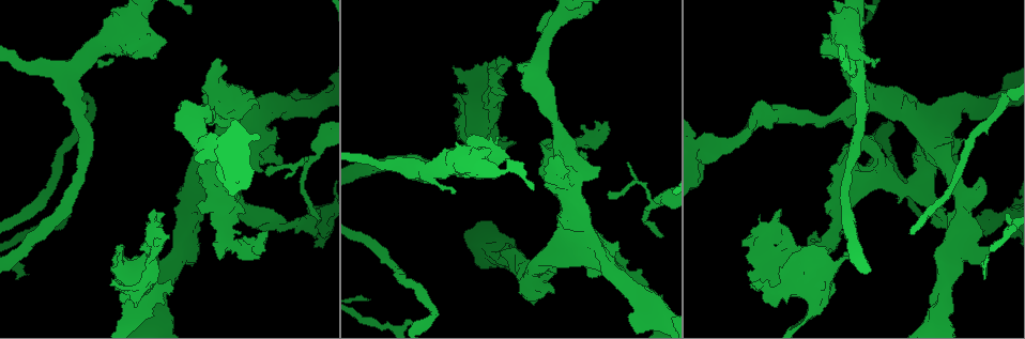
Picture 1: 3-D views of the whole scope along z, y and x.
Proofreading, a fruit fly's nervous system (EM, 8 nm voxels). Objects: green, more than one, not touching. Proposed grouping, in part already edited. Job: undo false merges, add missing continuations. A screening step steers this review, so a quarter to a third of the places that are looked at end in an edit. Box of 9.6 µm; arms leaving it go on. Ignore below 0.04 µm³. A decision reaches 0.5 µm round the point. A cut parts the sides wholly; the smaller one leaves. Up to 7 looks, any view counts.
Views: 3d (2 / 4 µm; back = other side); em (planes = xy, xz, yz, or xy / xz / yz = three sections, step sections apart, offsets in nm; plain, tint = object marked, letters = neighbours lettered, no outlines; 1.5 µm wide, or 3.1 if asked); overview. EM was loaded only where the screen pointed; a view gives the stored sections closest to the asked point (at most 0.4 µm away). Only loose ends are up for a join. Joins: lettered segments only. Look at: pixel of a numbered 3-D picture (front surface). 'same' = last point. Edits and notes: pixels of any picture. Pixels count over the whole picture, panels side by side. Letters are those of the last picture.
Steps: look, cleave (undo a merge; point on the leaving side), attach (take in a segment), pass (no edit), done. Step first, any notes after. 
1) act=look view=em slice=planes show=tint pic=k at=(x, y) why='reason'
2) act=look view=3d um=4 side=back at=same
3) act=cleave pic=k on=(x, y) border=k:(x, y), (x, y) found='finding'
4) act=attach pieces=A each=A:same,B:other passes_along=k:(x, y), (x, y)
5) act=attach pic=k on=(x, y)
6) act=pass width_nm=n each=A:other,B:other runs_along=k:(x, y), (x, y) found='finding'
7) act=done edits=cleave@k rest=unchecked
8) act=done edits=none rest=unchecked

act=look view=3d um=4 pic=1 at=(127, 52)

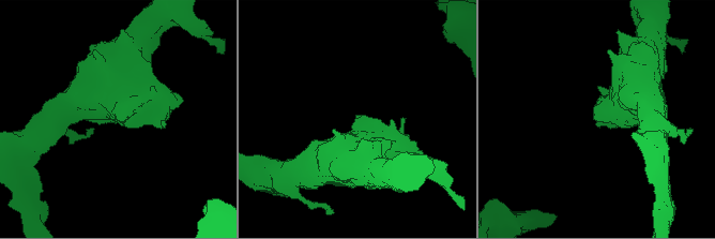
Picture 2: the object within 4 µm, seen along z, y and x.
act=look view=em slice=xy step=4 show=tint pic=2 at=(355, 115)

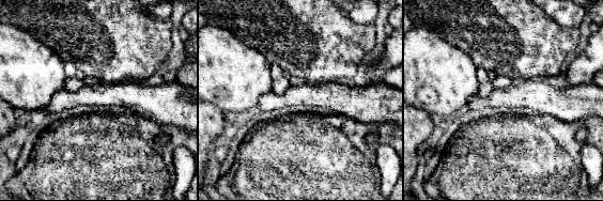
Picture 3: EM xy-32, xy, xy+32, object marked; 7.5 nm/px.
act=look view=em slice=planes show=letters at=same

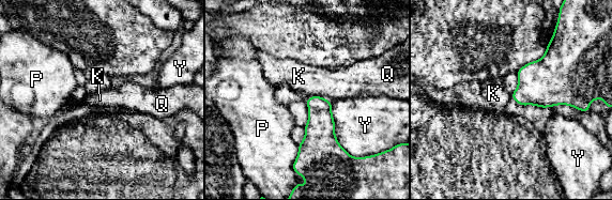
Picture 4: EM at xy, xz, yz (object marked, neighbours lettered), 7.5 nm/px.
act=pass each=K:other,P:other,Q:other,Y:other border=4:(330, 101), (334, 135), (353, 156) found='no lettered segment goes on from it'

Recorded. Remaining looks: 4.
act=look view=3d um=4 pic=1 at=(244, 212) why='an open end'

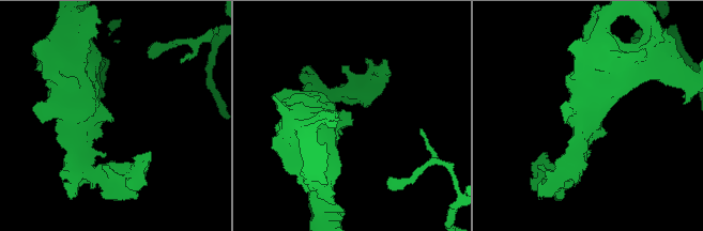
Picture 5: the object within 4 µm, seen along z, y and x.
act=look view=em slice=xy step=8 show=plain pic=5 at=(353, 119) why='now the EM'

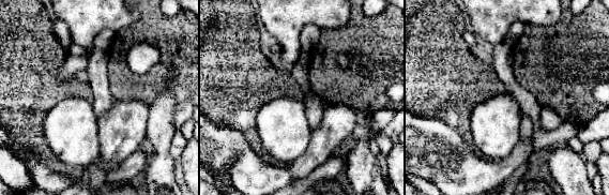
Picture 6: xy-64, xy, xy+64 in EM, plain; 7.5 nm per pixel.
act=look view=em slice=xy step=8 show=letters at=same why='see the neighbours'

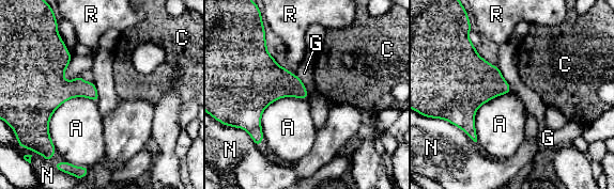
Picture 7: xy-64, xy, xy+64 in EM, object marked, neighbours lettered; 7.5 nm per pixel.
act=pass longest_contact=A:480nm each=A:other,C:other,G:other,N:other,R:other border=7:(496, 66), (511, 91) found='none of them fits'

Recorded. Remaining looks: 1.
act=done edits=none rest=unchecked

